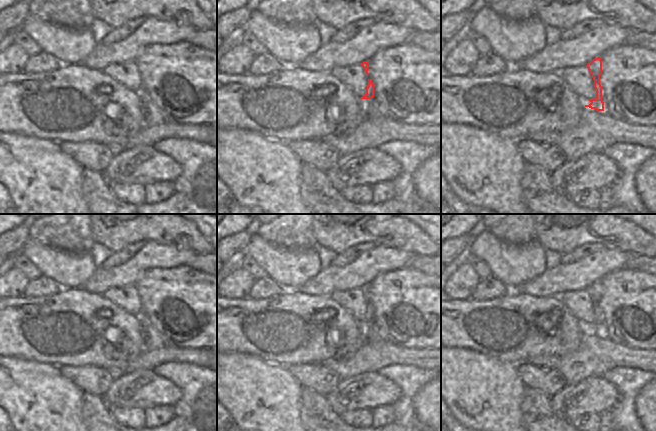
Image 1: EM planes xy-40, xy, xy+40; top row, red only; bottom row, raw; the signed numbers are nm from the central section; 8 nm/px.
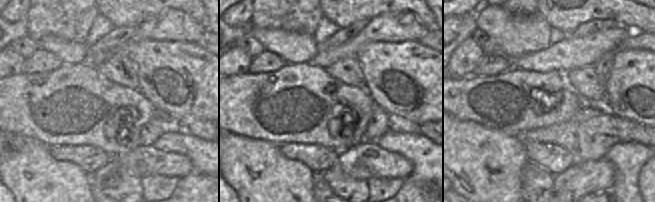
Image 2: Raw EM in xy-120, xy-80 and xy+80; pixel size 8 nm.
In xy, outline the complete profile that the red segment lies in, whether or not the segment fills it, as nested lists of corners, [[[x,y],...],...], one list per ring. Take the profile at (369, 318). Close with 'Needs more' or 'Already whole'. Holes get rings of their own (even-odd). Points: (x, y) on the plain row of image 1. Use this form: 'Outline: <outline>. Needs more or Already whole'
Outline: [[[368,303],[368,310],[366,318],[361,321],[362,323],[362,336],[364,341],[375,343],[382,339],[382,334],[374,322],[374,308],[371,303]]]. Needs more

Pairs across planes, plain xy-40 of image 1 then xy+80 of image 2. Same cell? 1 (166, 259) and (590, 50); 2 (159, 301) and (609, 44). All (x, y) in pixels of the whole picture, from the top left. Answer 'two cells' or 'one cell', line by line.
1: one cell
2: two cells

